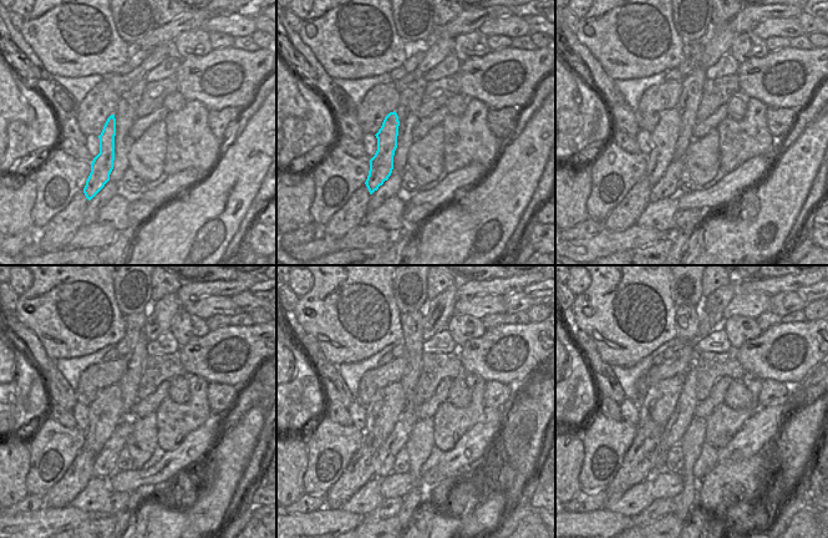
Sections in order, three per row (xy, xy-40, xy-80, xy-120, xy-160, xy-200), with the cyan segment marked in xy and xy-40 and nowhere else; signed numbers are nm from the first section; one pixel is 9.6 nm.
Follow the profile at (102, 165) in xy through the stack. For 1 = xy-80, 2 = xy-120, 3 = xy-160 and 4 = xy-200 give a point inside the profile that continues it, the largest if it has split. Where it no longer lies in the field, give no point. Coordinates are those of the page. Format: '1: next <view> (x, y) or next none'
1: next xy-80 (664, 137)
2: next xy-120 (105, 411)
3: next xy-160 (385, 406)
4: next xy-200 (659, 402)

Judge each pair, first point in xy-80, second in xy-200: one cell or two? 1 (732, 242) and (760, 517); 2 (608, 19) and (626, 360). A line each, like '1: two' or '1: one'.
1: one
2: one

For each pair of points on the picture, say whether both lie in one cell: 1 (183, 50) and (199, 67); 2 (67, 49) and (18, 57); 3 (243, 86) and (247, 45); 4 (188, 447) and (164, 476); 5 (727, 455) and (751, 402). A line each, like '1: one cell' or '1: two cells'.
1: two cells
2: two cells
3: two cells
4: one cell
5: two cells

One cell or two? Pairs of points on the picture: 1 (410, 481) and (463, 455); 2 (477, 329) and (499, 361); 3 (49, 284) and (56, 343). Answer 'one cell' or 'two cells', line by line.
1: one cell
2: two cells
3: one cell

